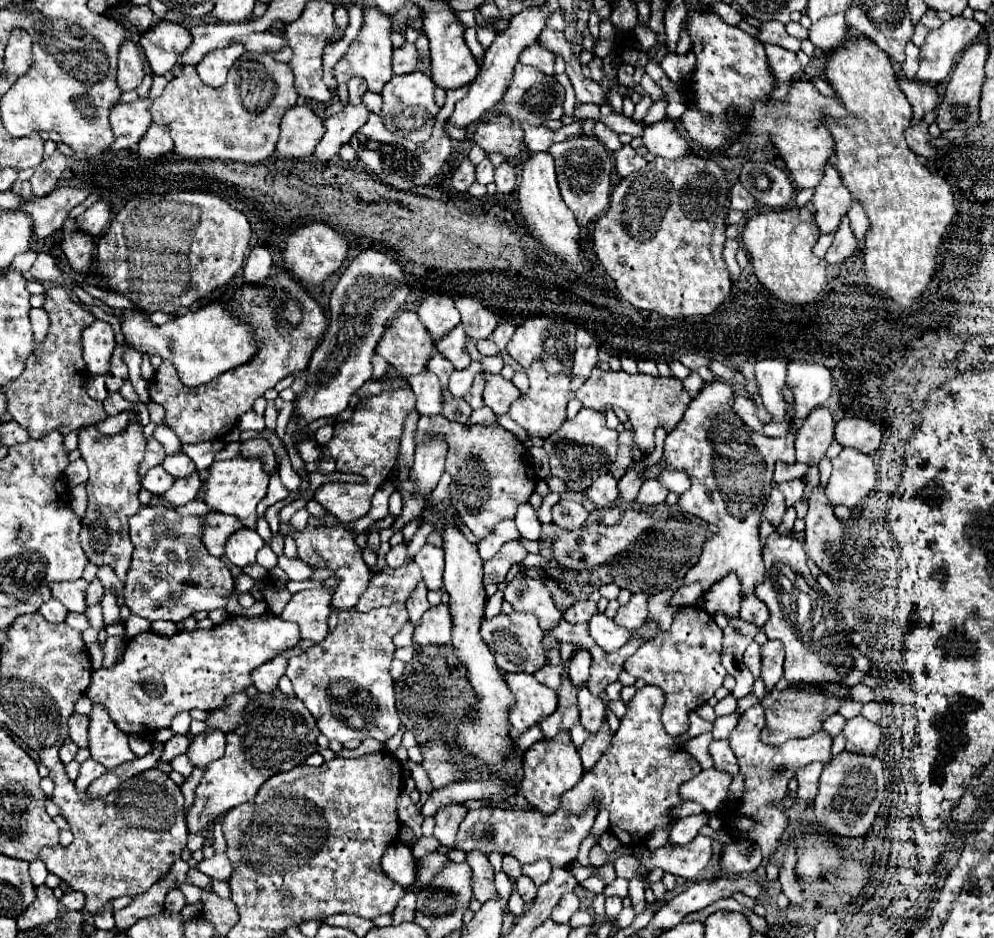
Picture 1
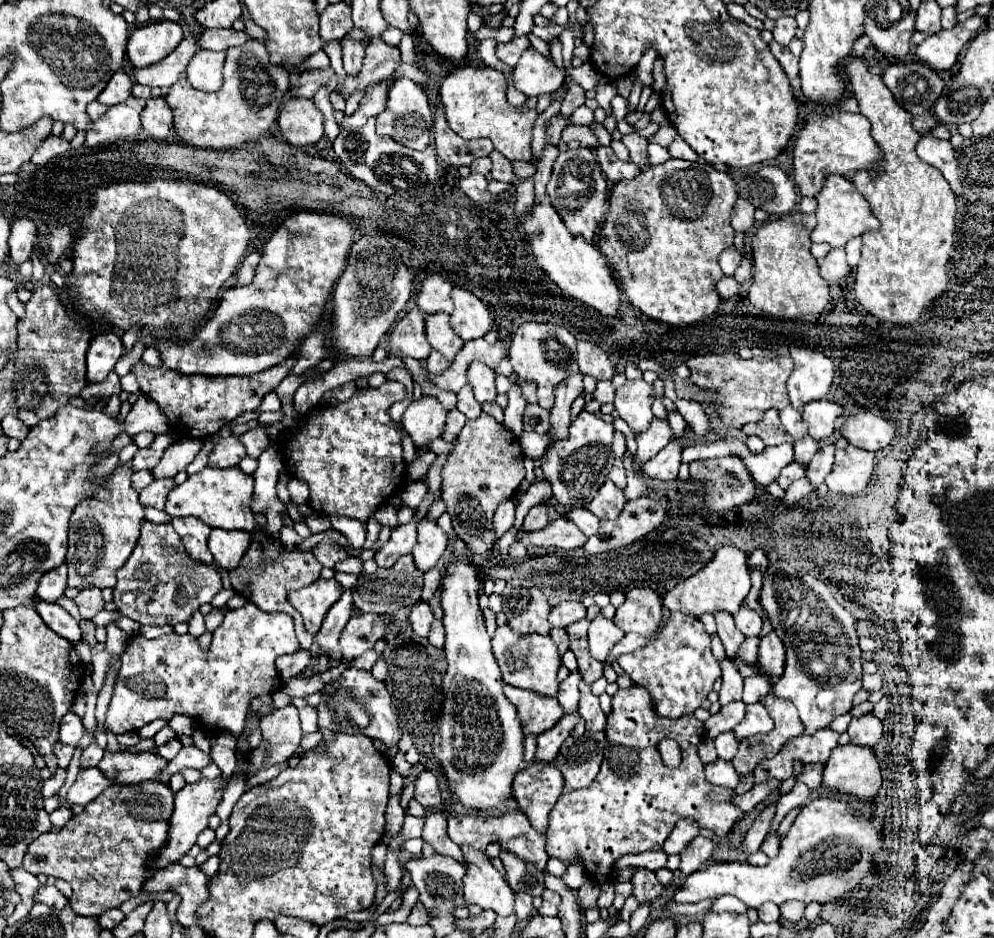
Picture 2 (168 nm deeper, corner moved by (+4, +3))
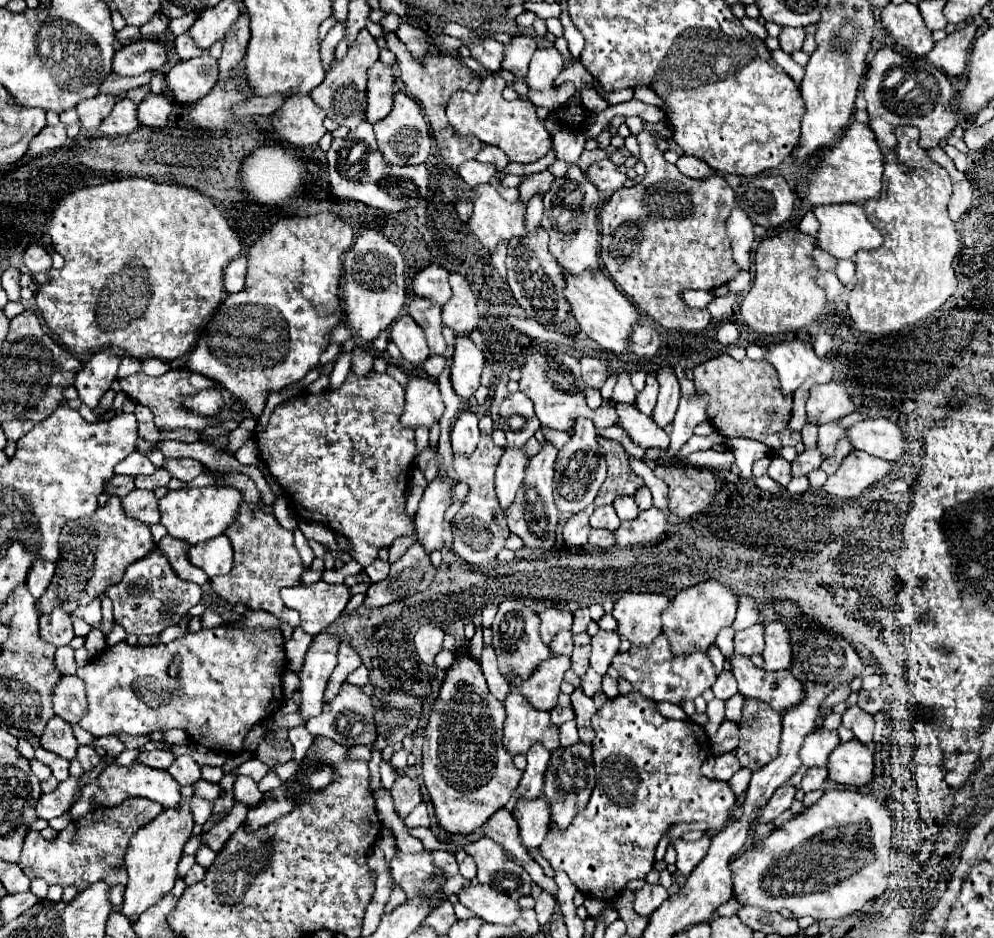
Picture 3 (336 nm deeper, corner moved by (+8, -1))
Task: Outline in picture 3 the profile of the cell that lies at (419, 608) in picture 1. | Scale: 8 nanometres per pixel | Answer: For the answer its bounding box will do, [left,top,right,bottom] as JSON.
[415,624,443,666]

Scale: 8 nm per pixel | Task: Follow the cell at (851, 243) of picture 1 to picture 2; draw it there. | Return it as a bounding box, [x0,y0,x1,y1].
[821,248,849,282]

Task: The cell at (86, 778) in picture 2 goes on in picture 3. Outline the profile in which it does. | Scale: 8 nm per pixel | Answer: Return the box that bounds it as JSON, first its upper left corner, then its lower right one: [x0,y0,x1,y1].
[35,778,79,820]

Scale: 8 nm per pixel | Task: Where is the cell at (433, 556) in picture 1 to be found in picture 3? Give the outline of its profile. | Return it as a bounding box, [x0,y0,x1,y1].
[415,476,455,552]

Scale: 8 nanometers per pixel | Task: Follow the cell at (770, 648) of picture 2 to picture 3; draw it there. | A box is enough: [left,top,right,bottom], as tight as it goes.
[765,622,793,672]

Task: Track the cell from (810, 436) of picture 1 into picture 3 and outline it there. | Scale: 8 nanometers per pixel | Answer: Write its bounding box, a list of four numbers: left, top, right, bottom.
[807,382,857,424]

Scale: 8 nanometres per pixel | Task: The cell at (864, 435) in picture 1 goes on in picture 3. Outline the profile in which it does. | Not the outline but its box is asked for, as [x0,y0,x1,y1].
[847,418,905,460]

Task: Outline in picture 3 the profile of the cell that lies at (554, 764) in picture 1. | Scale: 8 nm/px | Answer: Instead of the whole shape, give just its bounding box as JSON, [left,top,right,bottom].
[513,798,549,850]

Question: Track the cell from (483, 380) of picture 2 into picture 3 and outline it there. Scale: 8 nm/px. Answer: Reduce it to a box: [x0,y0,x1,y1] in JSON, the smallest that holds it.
[449,336,485,400]

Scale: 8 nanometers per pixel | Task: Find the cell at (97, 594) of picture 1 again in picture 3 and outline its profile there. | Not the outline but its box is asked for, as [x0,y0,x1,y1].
[71,600,101,628]

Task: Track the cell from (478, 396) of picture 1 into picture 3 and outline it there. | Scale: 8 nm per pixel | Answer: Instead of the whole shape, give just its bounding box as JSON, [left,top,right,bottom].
[451,412,479,456]

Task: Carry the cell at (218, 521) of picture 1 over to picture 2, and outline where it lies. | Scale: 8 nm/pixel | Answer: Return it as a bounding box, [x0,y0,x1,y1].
[171,518,213,564]

